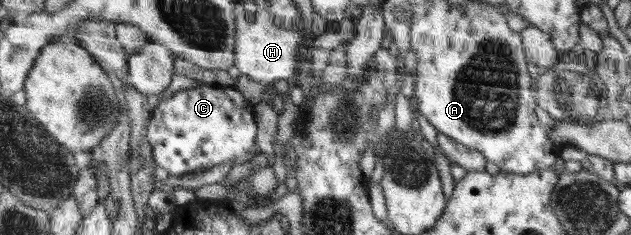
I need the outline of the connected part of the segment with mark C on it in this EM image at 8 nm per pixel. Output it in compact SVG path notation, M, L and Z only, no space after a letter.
M202 83L195 88L180 90L165 101L160 101L152 110L152 115L144 132L149 144L152 146L152 157L157 165L165 168L173 176L194 173L197 170L208 170L213 166L224 162L245 164L253 158L255 152L260 152L255 148L255 116L253 116L253 106L245 102L243 94L239 98L239 92L233 88L211 88L211 84Z

